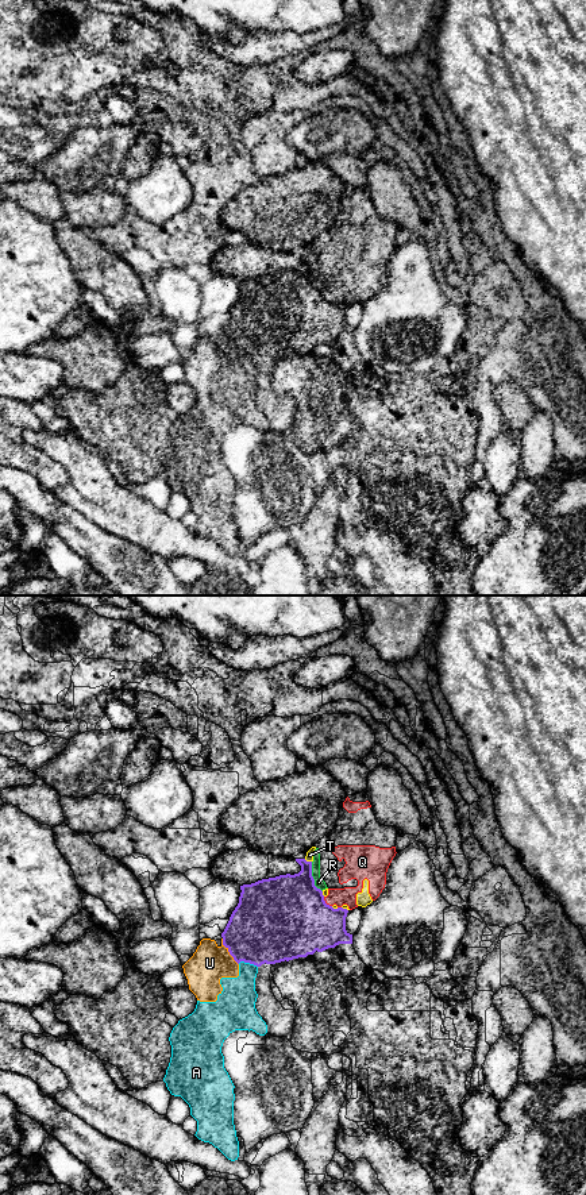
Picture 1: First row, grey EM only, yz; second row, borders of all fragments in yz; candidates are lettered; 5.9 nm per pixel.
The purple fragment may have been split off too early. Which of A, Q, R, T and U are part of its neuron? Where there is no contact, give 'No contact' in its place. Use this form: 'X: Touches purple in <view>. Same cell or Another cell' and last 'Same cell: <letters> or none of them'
A: Touches purple in yz. Another cell
Q: Touches purple in yz. Another cell
R: Touches purple in yz. Another cell
T: Touches purple in yz. Another cell
U: Touches purple in yz. Another cell
Same cell: none of them

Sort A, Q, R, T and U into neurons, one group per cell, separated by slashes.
A U / Q R T

